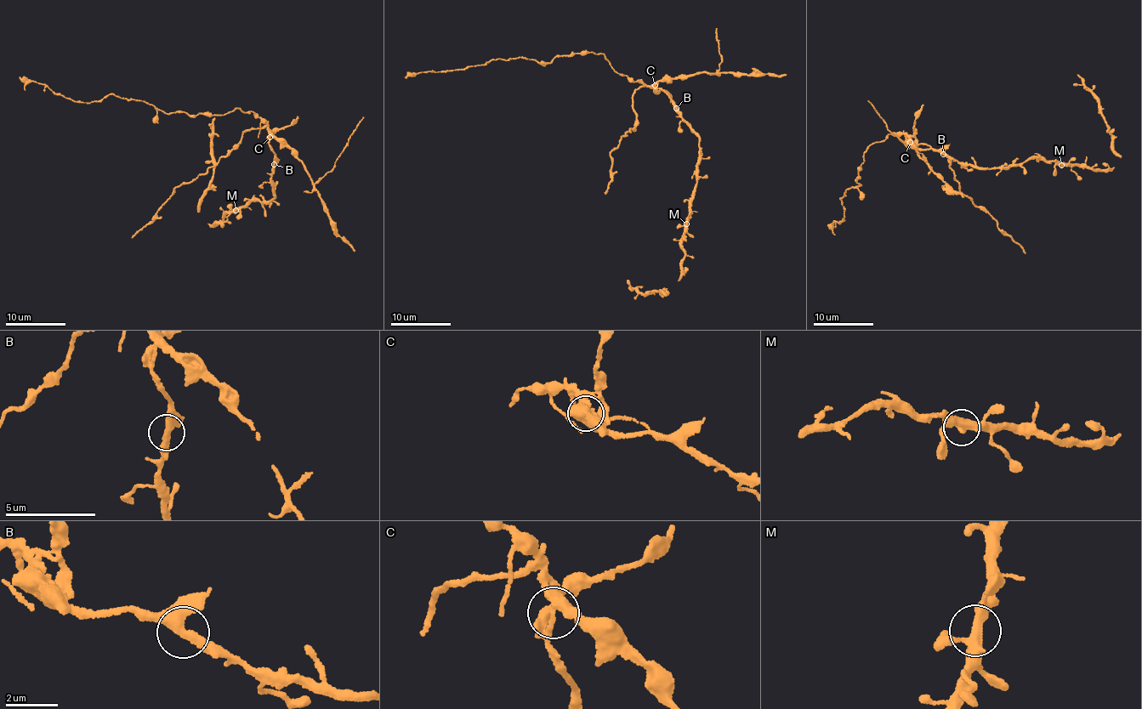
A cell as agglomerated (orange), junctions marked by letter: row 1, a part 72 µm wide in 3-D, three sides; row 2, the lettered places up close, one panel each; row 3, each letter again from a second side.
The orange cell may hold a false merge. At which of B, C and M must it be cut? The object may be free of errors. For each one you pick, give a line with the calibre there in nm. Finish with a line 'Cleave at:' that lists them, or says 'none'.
C: calibre 340 nm
Cleave at: C

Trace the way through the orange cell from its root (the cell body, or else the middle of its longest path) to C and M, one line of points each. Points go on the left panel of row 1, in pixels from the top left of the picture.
C: (275, 157), (270, 137)
M: (275, 157), (270, 173), (274, 198), (266, 204), (252, 200), (243, 208), (235, 210)

